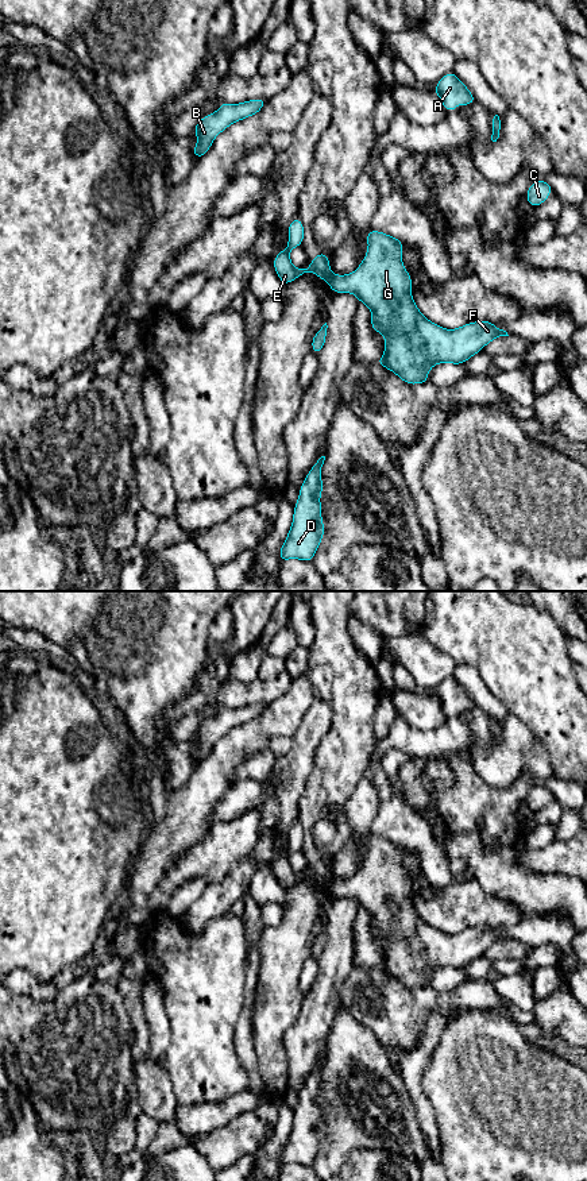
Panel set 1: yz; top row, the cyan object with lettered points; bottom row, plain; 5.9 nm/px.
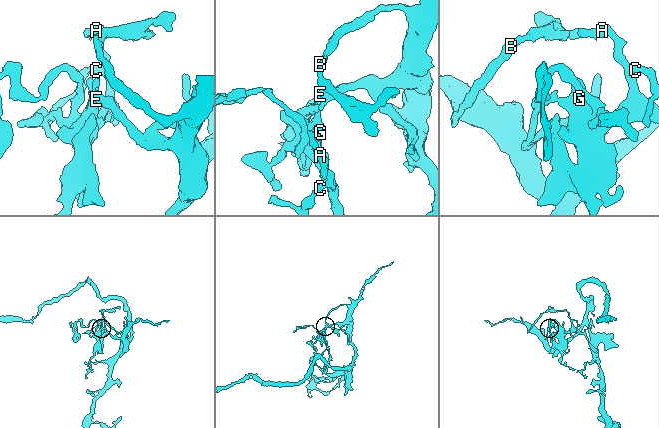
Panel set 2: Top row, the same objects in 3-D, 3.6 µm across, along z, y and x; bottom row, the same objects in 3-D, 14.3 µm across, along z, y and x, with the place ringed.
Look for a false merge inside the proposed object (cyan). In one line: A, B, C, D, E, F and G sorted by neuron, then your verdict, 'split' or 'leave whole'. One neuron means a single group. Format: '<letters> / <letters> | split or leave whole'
A C D F G / B E | split

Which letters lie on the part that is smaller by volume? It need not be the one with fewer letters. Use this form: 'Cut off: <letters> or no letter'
Cut off: A, C, D, F, G

